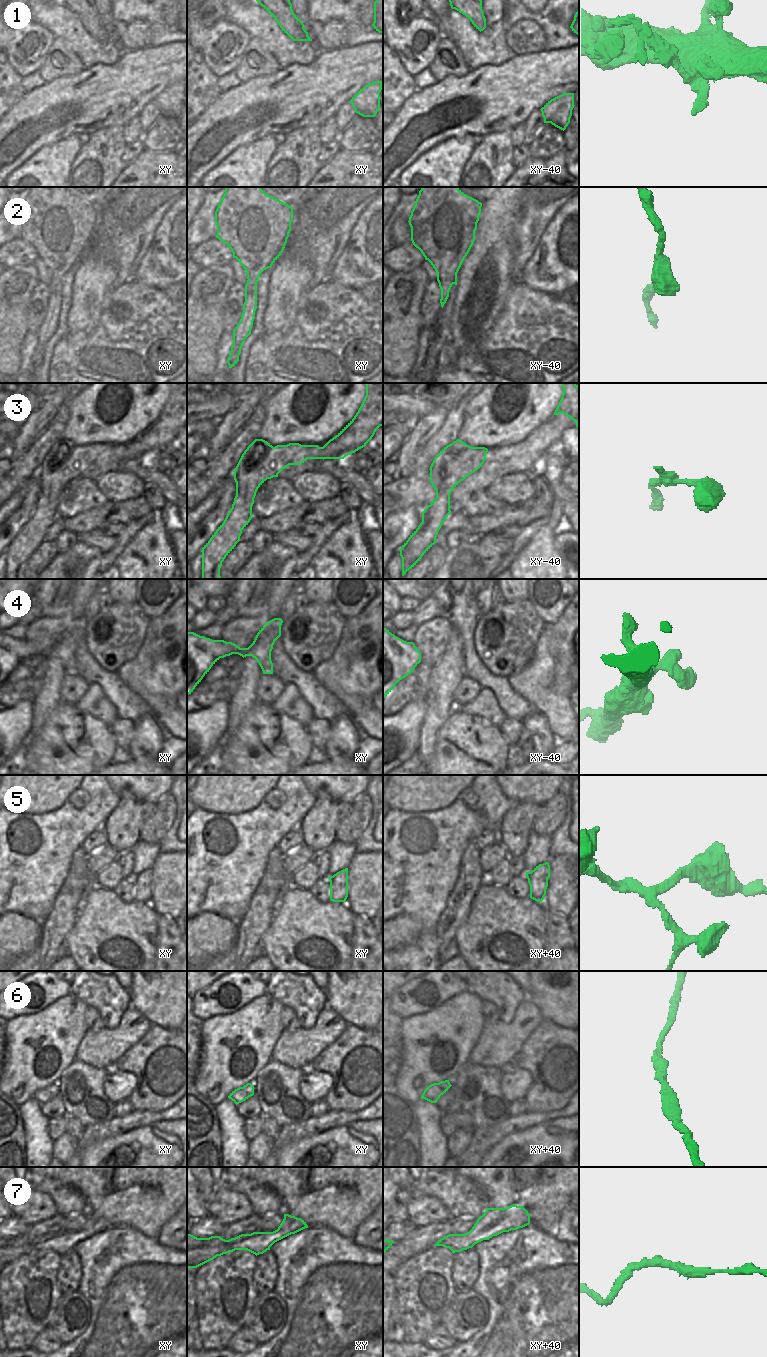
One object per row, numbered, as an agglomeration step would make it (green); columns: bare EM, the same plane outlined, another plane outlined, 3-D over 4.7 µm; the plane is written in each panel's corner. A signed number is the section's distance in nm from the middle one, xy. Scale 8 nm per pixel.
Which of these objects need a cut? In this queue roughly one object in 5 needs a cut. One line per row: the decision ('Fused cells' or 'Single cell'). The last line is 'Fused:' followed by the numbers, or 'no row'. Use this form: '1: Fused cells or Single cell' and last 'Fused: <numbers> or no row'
1: Fused cells
2: Single cell
3: Single cell
4: Single cell
5: Single cell
6: Single cell
7: Single cell
Fused: 1.

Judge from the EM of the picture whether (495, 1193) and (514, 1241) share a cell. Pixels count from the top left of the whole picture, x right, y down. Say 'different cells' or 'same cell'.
different cells

